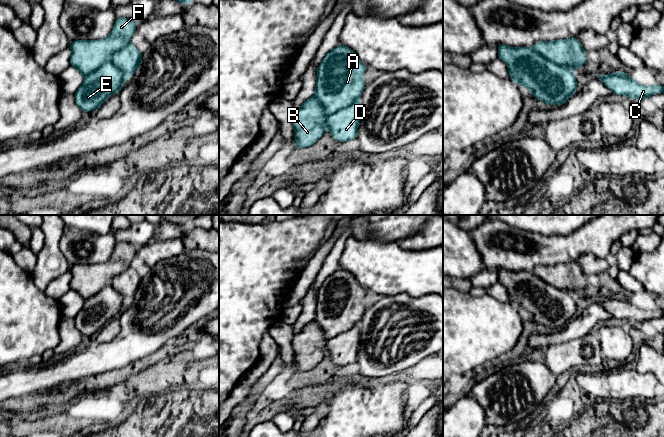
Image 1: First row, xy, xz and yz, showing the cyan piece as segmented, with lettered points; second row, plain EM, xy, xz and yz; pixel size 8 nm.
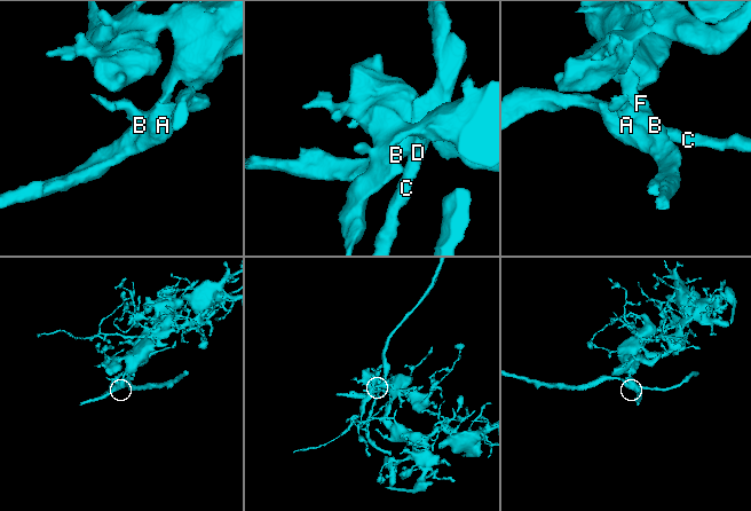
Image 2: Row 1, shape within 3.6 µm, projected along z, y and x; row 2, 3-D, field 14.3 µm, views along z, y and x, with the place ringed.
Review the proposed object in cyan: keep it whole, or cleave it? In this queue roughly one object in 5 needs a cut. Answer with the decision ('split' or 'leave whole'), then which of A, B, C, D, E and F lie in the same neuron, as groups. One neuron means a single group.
leave whole; A B C D E F

